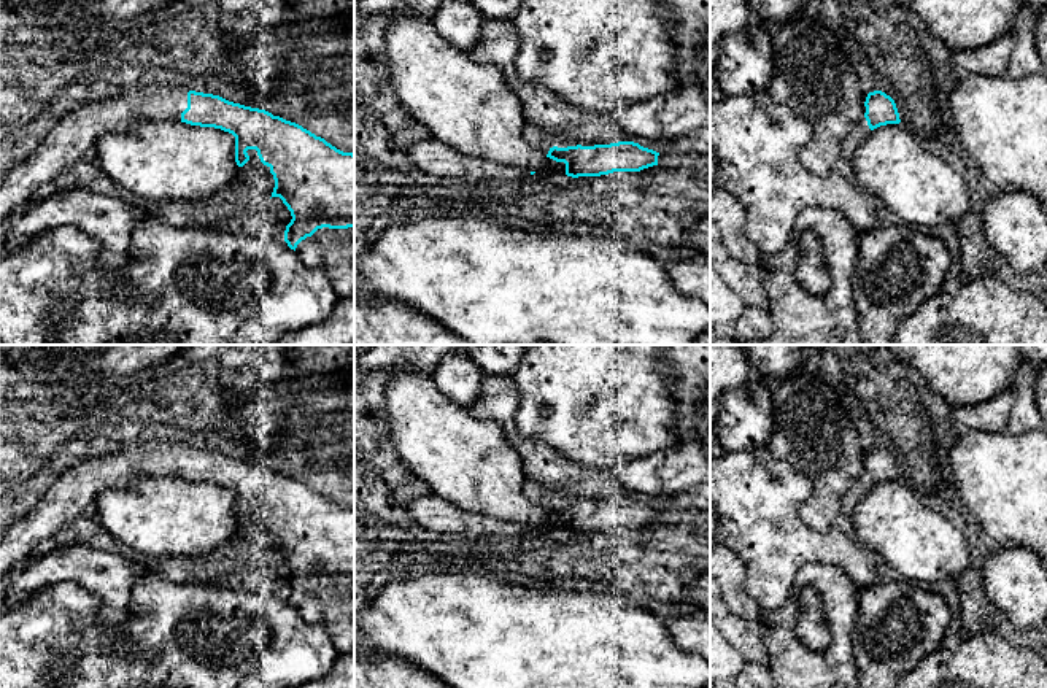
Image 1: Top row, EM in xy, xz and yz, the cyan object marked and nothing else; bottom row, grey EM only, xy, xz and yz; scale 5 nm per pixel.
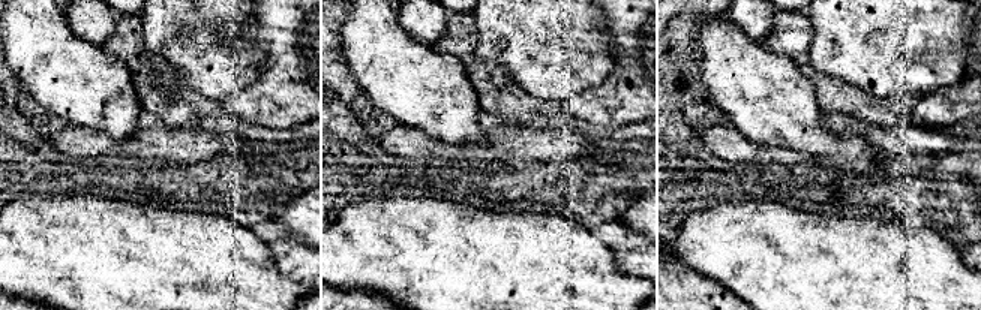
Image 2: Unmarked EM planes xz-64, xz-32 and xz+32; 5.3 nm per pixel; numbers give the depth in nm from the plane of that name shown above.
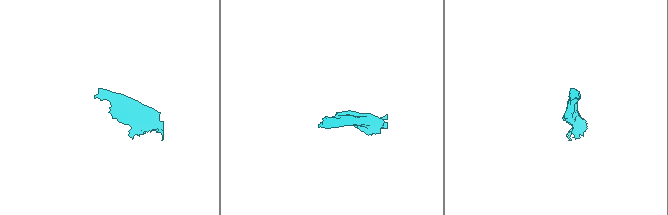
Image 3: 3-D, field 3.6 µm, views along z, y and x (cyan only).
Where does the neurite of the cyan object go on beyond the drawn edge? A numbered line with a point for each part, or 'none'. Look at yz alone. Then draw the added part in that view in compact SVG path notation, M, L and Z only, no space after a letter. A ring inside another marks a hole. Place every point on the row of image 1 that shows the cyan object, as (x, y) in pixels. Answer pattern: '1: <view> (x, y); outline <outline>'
1: yz (860, 132); outline M863 106L863 114L860 121L850 129L842 145L842 157L848 162L852 162L858 146L863 145L872 133L864 118L864 113L866 106Z

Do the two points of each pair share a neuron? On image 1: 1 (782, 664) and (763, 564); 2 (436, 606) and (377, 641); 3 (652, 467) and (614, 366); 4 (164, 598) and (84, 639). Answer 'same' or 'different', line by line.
1: different
2: same
3: different
4: same

